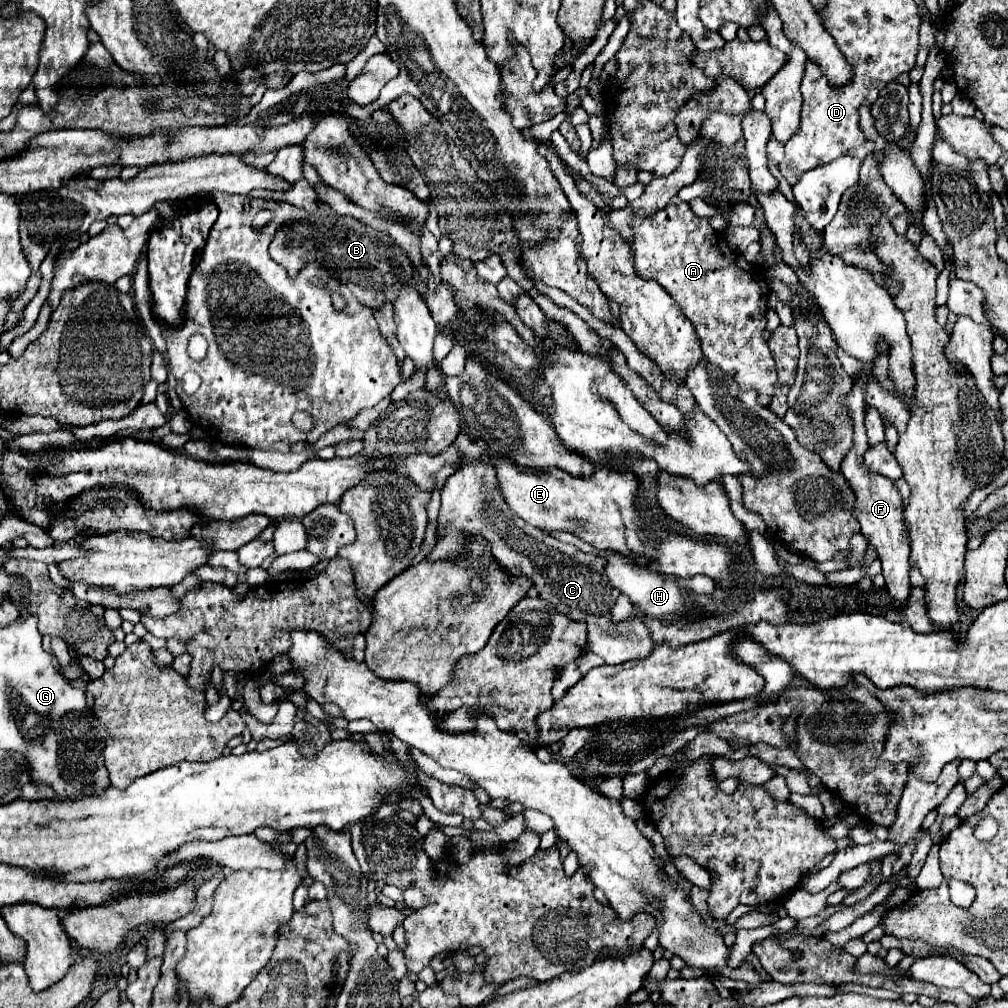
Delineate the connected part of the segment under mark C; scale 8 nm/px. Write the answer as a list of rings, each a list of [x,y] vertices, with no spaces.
[[[489,460],[463,462],[455,474],[451,474],[441,490],[441,510],[439,522],[453,524],[459,530],[467,530],[473,536],[489,542],[493,556],[511,572],[529,578],[539,592],[539,598],[549,602],[557,612],[585,622],[587,626],[587,650],[601,656],[605,664],[623,664],[627,660],[645,658],[655,642],[649,638],[649,628],[641,618],[627,618],[621,622],[611,620],[611,608],[619,592],[609,586],[603,574],[601,560],[597,556],[577,550],[573,544],[565,544],[529,526],[525,520],[513,516],[505,498],[501,498],[501,488],[497,486],[497,470]]]

